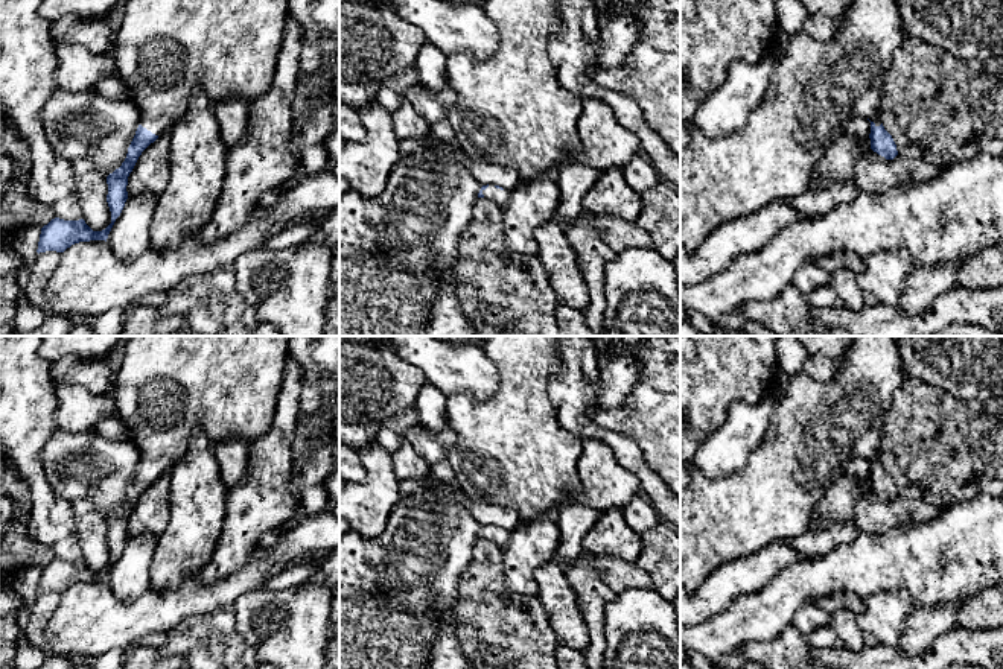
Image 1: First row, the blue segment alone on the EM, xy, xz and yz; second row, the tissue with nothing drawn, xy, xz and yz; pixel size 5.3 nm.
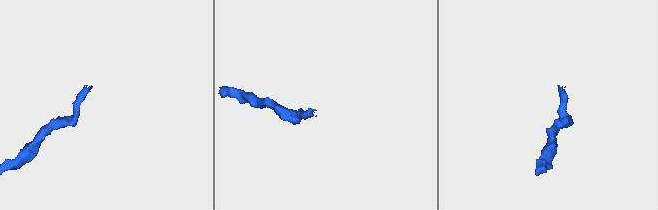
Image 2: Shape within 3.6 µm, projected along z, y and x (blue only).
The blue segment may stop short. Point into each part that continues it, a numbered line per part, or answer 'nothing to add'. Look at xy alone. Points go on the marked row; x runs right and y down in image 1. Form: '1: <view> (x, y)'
1: xy (165, 49)

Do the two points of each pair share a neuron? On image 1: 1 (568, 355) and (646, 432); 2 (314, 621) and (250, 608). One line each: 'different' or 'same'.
1: different
2: same

